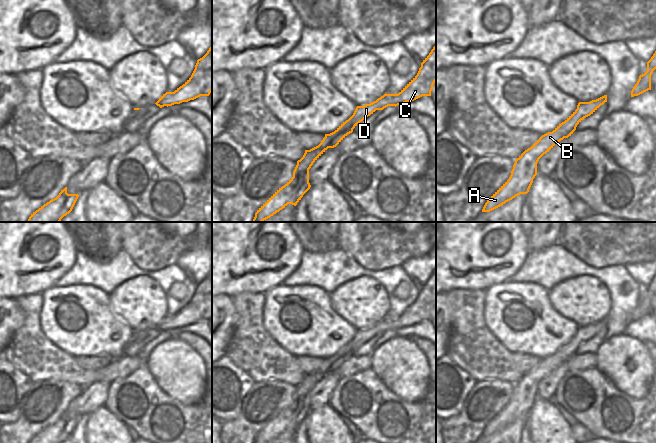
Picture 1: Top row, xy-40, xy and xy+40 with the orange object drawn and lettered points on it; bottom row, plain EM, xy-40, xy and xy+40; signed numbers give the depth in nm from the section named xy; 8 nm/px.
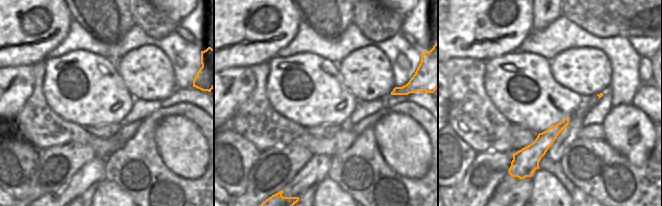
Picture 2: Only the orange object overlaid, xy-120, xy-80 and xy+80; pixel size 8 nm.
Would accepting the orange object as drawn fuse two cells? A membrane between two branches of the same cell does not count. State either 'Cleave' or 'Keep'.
Keep

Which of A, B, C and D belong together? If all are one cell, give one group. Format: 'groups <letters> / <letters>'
groups A B C D

